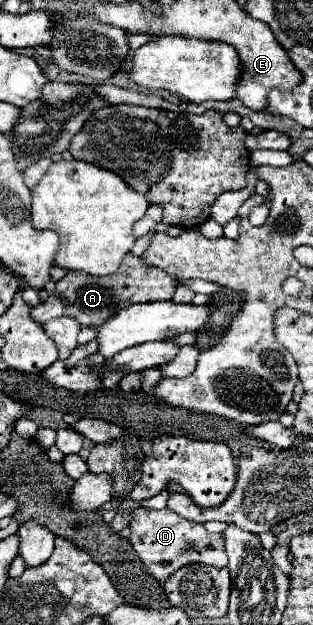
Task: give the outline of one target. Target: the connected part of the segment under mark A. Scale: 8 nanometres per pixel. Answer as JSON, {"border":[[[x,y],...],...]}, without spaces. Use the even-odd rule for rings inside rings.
{"border":[[[129,253],[121,263],[121,269],[113,275],[95,277],[83,271],[69,271],[61,281],[57,281],[57,291],[51,293],[47,301],[31,309],[31,319],[43,325],[53,317],[71,315],[81,325],[93,325],[97,321],[105,321],[105,317],[111,317],[113,313],[117,313],[117,309],[123,309],[125,305],[167,301],[173,297],[173,293],[175,293],[175,281],[163,269],[151,267],[145,263],[143,257]]]}

